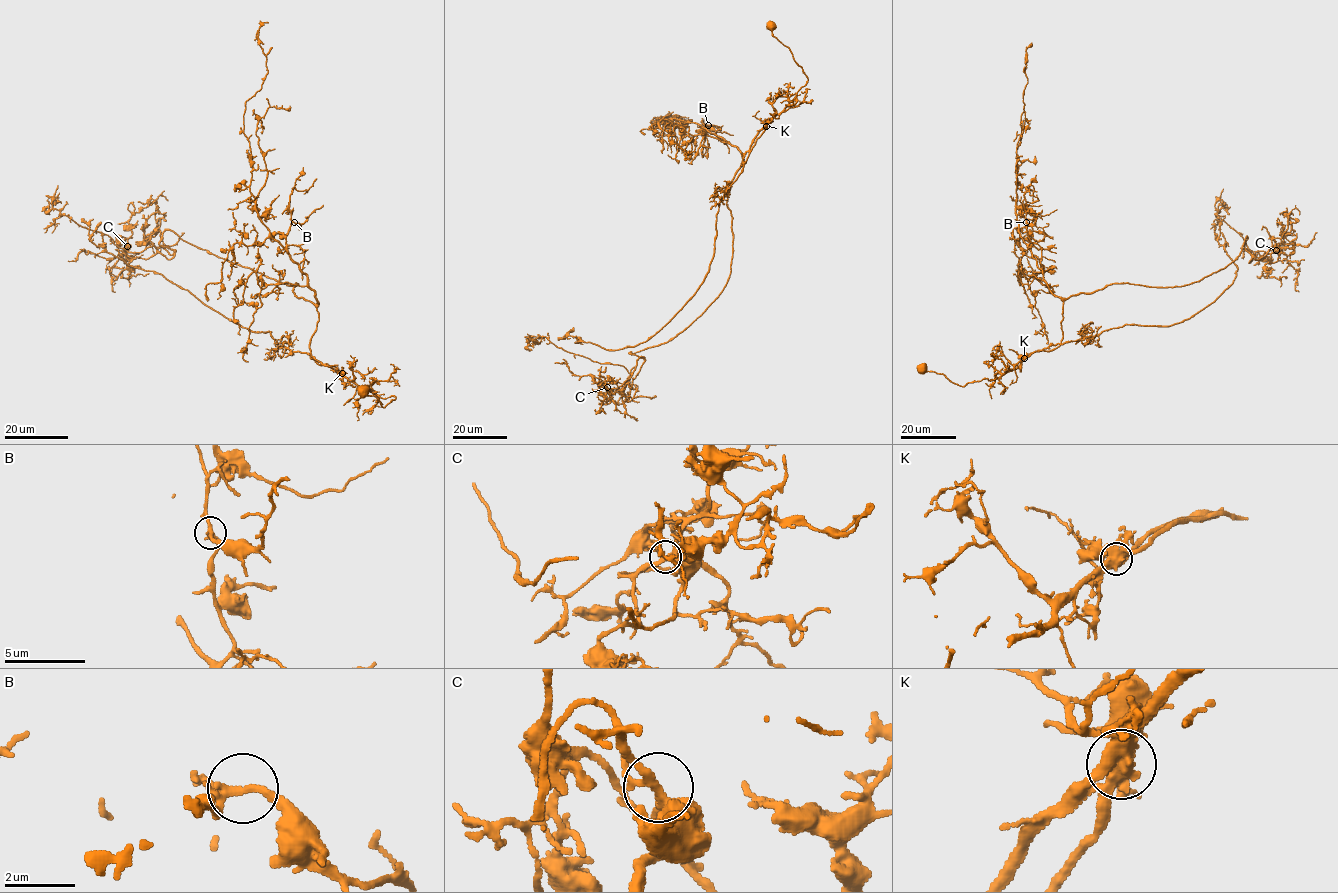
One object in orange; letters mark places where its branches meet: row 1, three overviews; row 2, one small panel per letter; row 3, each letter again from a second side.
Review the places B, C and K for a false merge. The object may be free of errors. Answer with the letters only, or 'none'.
K

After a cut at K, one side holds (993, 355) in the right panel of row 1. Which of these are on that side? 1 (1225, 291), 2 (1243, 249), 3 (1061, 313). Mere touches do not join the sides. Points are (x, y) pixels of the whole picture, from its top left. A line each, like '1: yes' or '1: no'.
1: yes
2: no
3: no

